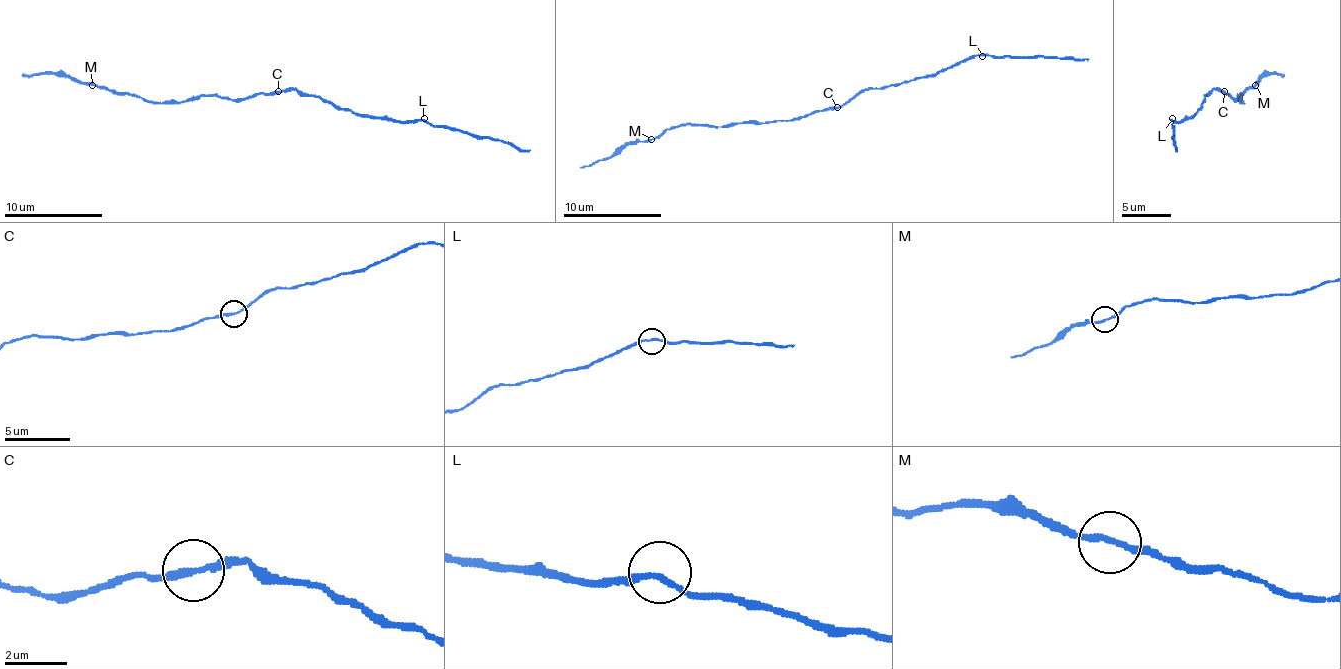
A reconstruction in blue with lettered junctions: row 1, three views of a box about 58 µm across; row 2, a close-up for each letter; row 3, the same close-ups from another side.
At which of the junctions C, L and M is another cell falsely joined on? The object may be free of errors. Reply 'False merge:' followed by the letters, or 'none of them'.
False merge: none of them

